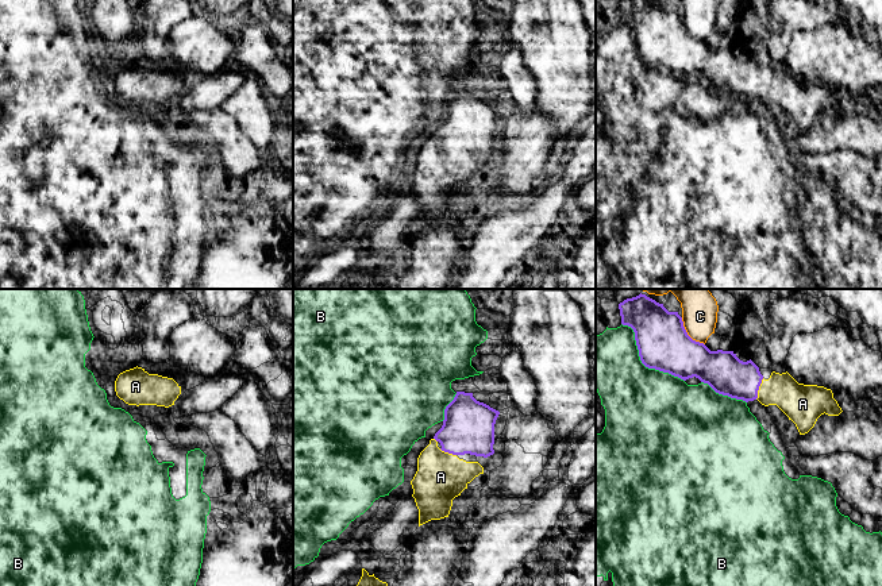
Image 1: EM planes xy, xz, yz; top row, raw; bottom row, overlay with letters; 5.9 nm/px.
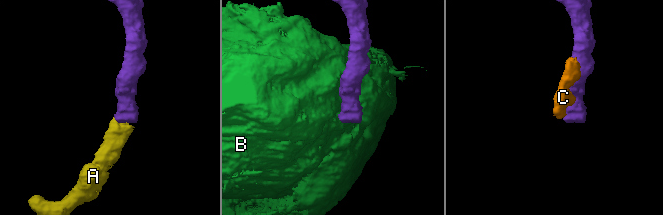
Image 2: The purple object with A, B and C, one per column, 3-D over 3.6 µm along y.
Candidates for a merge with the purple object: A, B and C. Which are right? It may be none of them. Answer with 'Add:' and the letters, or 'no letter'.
Add: A

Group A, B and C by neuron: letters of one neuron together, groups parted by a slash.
A / B / C

